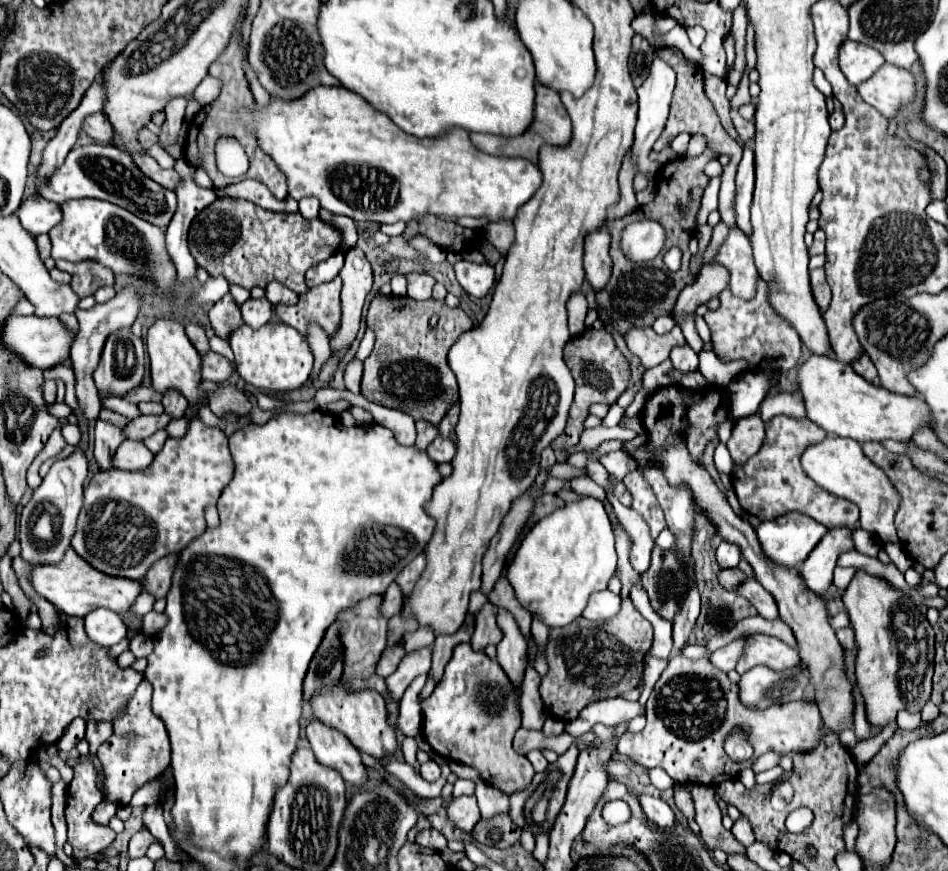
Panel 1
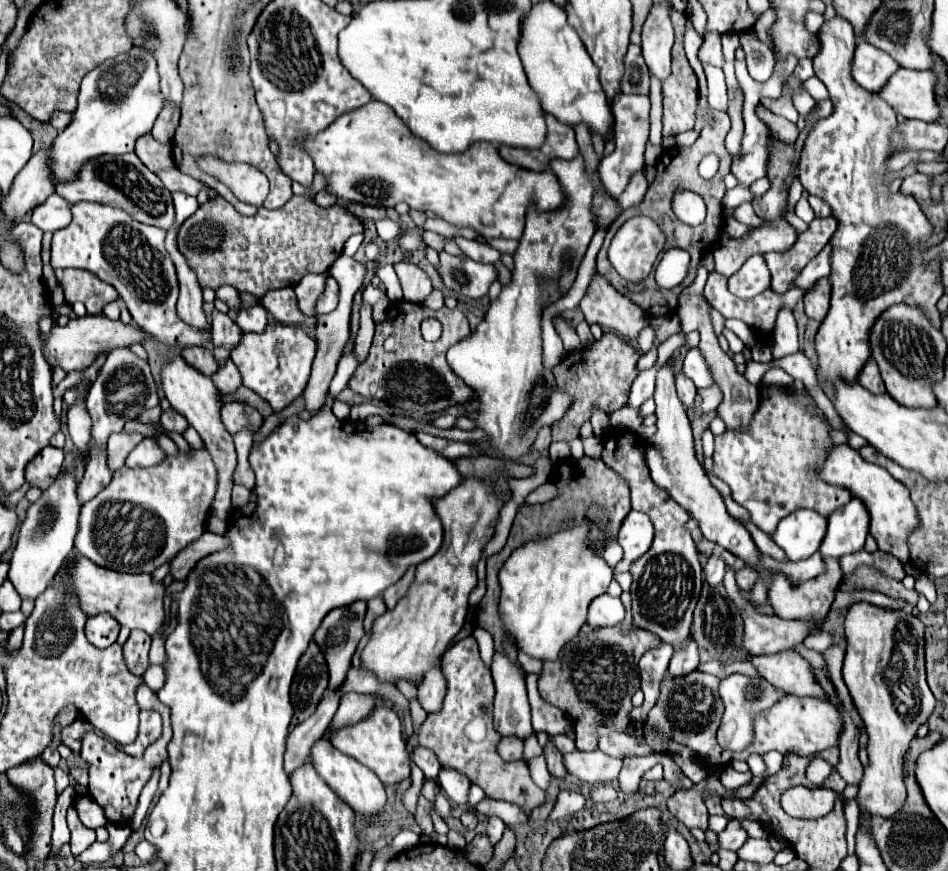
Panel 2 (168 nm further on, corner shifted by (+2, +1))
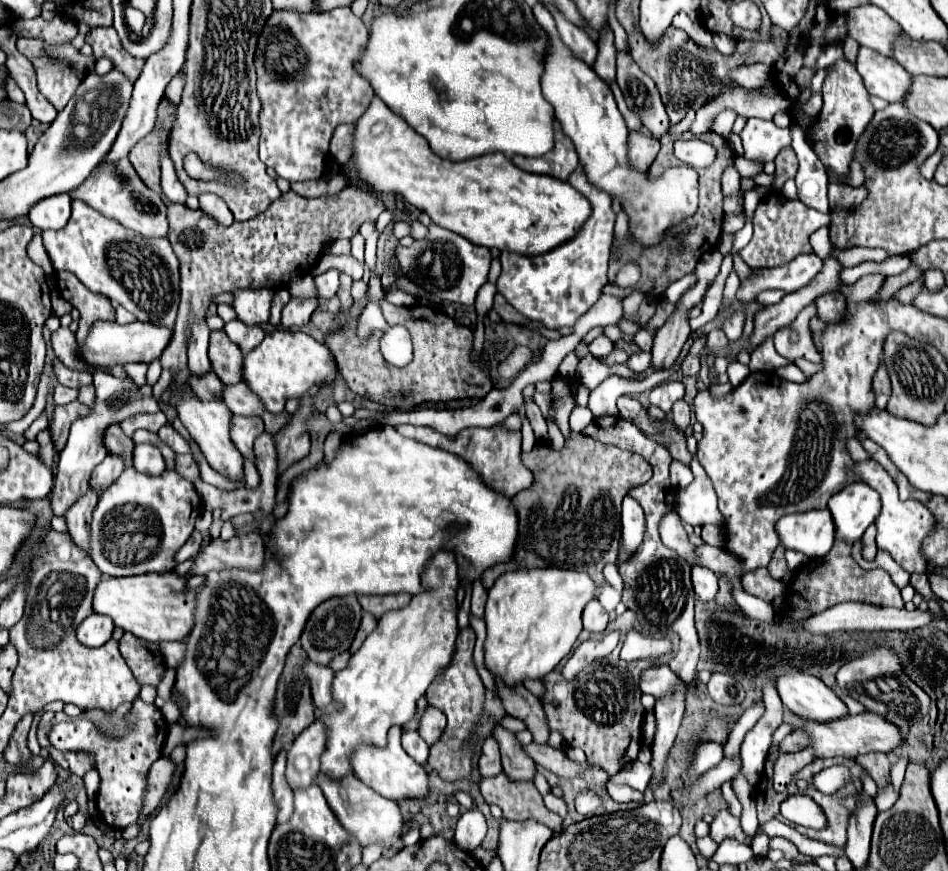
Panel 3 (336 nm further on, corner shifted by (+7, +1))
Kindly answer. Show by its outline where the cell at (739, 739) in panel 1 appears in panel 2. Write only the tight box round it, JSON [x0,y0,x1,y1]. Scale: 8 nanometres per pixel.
[718,673,786,751]

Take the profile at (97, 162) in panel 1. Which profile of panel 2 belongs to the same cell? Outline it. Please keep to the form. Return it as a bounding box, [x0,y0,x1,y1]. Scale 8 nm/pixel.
[56,153,174,229]

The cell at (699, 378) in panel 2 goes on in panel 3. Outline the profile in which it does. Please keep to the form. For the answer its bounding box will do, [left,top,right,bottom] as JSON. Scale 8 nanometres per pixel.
[649,381,685,413]

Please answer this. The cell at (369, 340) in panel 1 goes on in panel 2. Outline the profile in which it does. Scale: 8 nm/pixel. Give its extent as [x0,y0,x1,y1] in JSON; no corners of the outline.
[364,285,384,307]

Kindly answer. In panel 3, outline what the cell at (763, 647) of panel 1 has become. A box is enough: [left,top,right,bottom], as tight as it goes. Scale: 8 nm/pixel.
[777,671,849,723]

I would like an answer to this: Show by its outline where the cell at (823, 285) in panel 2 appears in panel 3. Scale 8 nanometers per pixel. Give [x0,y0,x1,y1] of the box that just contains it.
[815,293,847,323]

